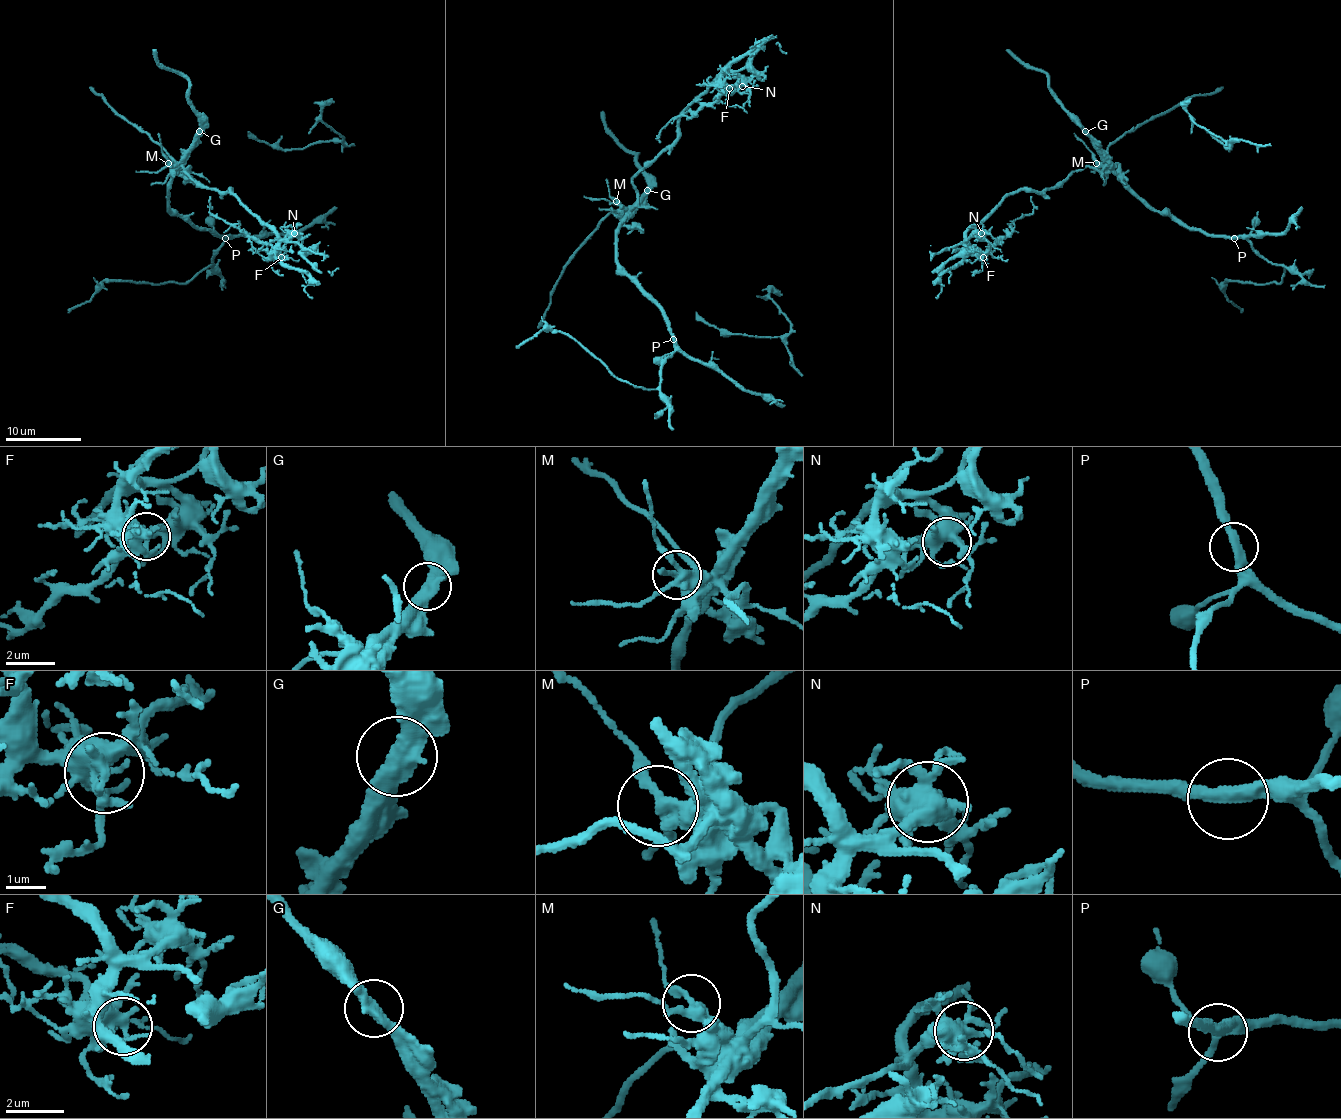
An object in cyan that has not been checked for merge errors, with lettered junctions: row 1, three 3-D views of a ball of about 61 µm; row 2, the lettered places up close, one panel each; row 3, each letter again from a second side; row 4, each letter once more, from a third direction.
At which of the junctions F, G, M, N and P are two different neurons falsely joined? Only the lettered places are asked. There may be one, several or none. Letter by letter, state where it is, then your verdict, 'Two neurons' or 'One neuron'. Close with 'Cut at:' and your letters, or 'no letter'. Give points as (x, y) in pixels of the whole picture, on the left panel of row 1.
F: Place: (281, 257). One neuron
G: Place: (199, 131). Two neurons
M: Place: (168, 163). One neuron
N: Place: (294, 233). One neuron
P: Place: (225, 238). One neuron
Cut at: G

